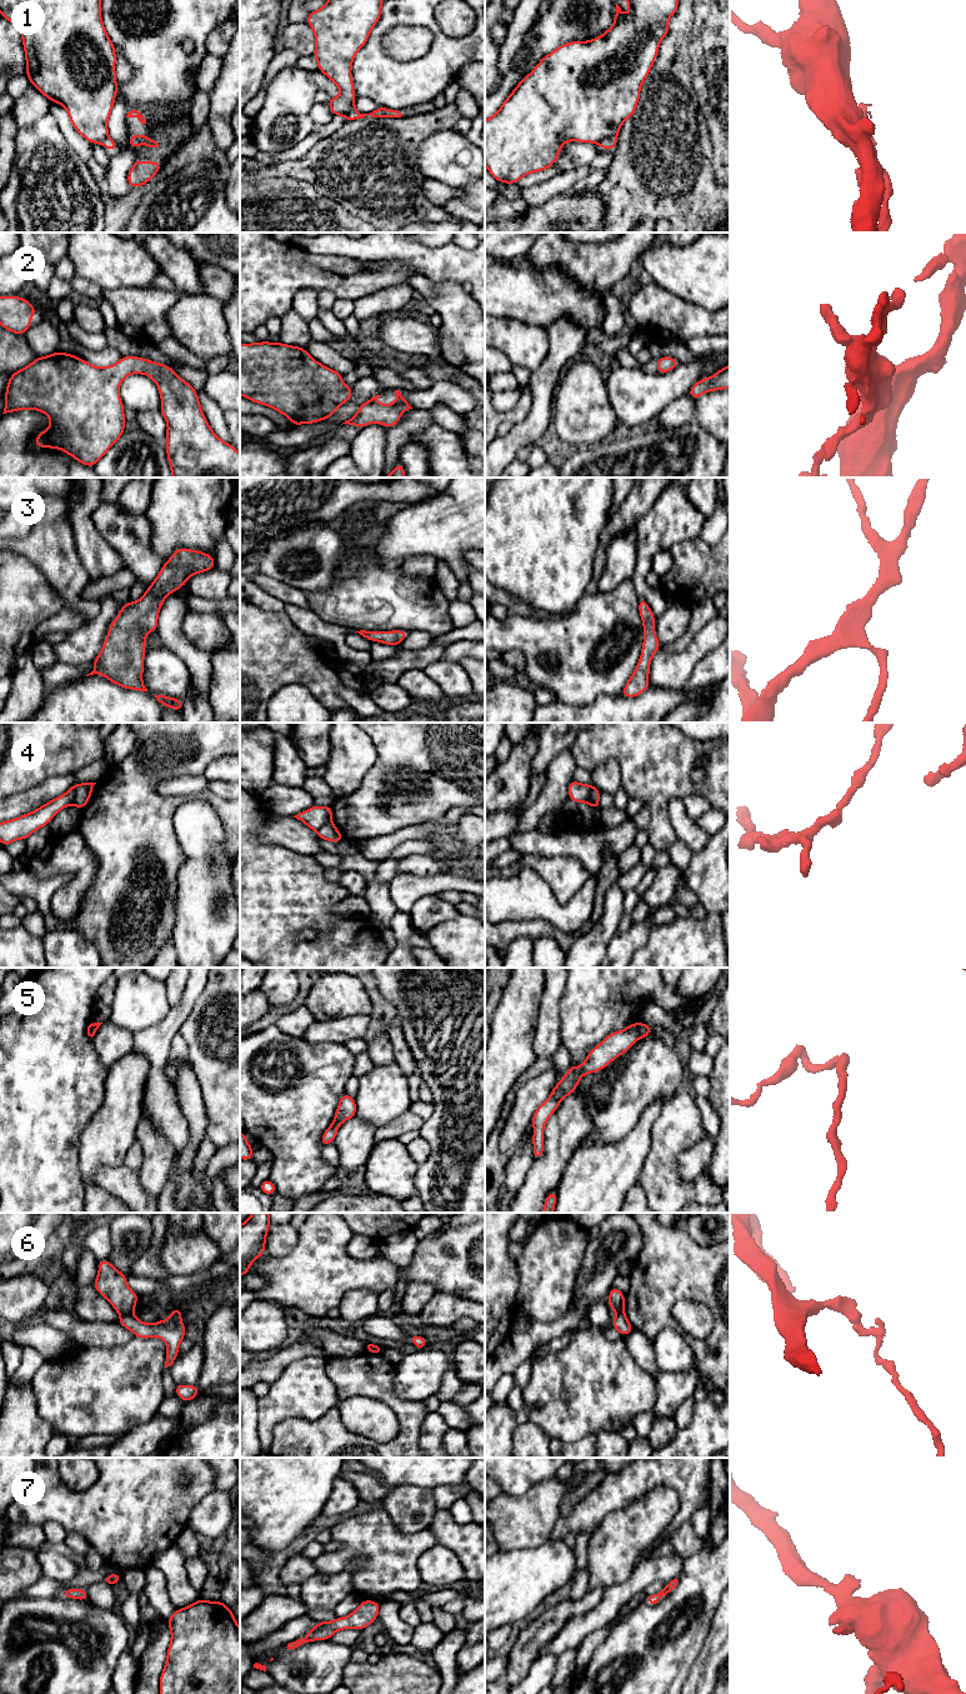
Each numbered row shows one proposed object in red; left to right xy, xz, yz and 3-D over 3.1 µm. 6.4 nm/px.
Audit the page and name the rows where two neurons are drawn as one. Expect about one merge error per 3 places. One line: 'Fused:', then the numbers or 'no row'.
Fused: 1, 4, 5, 6

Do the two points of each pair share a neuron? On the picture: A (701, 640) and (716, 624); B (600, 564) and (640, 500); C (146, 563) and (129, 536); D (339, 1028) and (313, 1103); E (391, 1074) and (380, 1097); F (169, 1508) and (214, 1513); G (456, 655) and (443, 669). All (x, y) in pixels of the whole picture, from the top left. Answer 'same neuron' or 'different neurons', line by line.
A: same neuron
B: same neuron
C: same neuron
D: different neurons
E: same neuron
F: different neurons
G: different neurons

